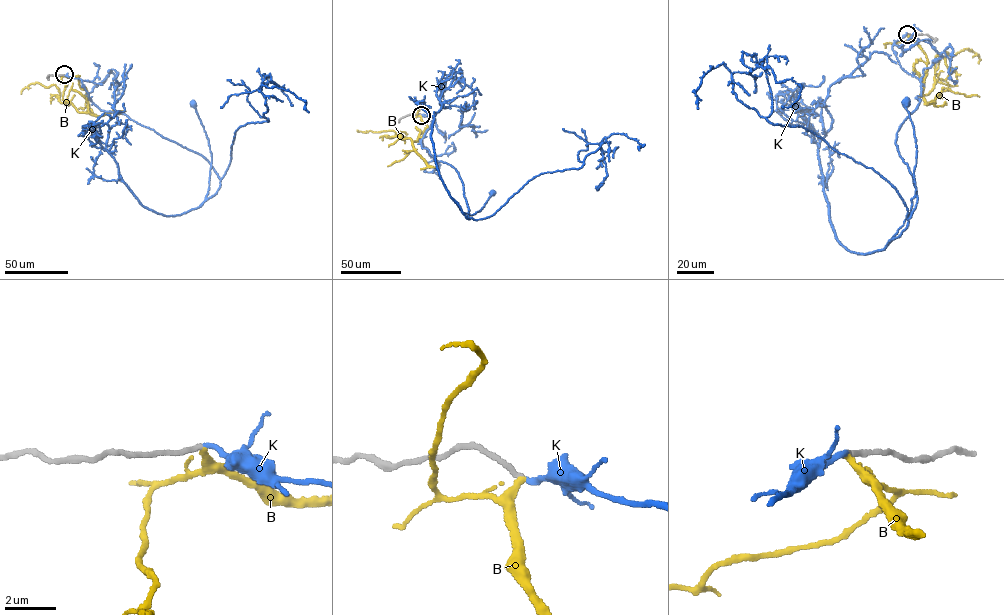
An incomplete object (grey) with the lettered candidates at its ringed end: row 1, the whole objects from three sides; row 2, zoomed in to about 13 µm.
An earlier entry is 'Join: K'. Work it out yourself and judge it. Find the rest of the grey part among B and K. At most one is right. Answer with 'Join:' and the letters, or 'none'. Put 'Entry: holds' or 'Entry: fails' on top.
Entry: holds
Join: K

